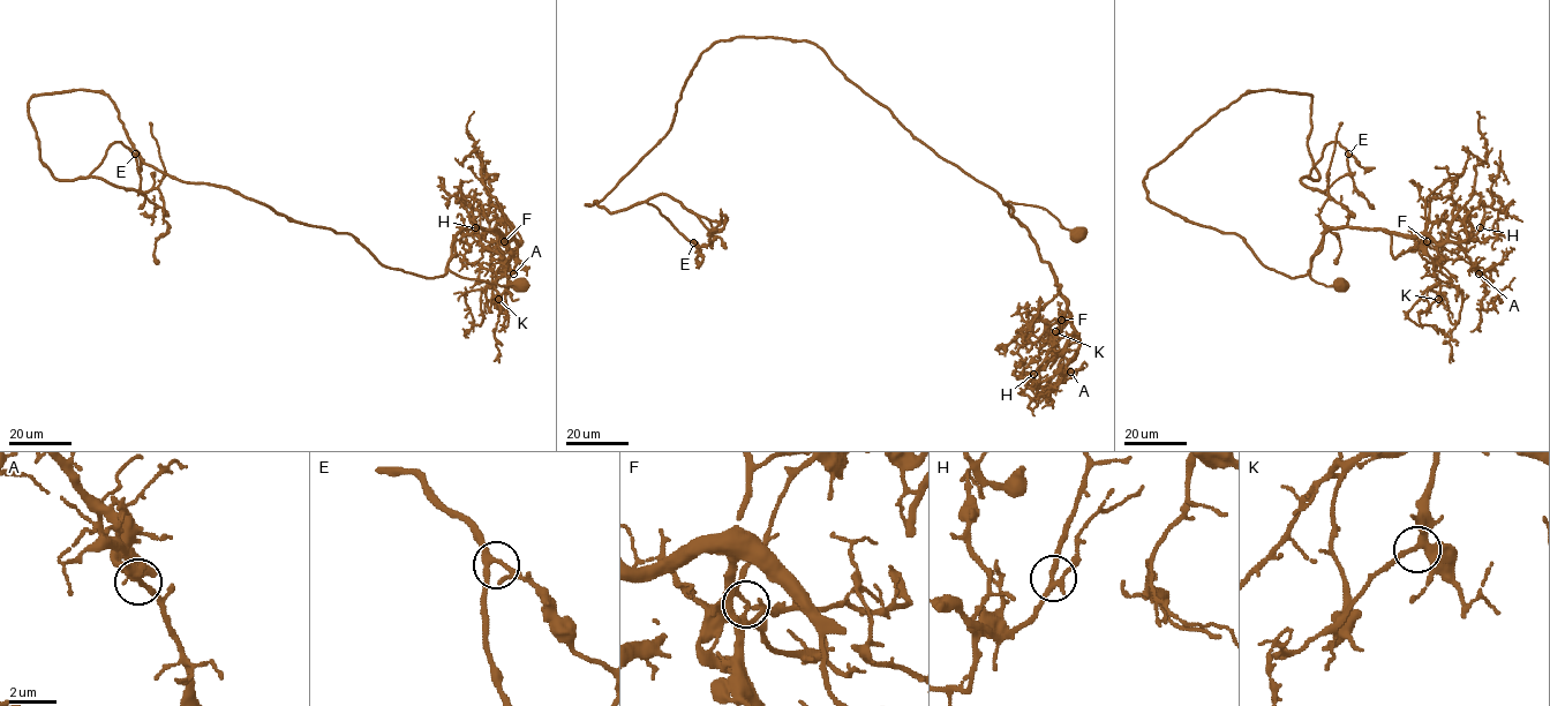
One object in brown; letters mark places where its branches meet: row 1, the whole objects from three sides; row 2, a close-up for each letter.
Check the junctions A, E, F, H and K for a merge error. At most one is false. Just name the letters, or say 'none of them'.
F

